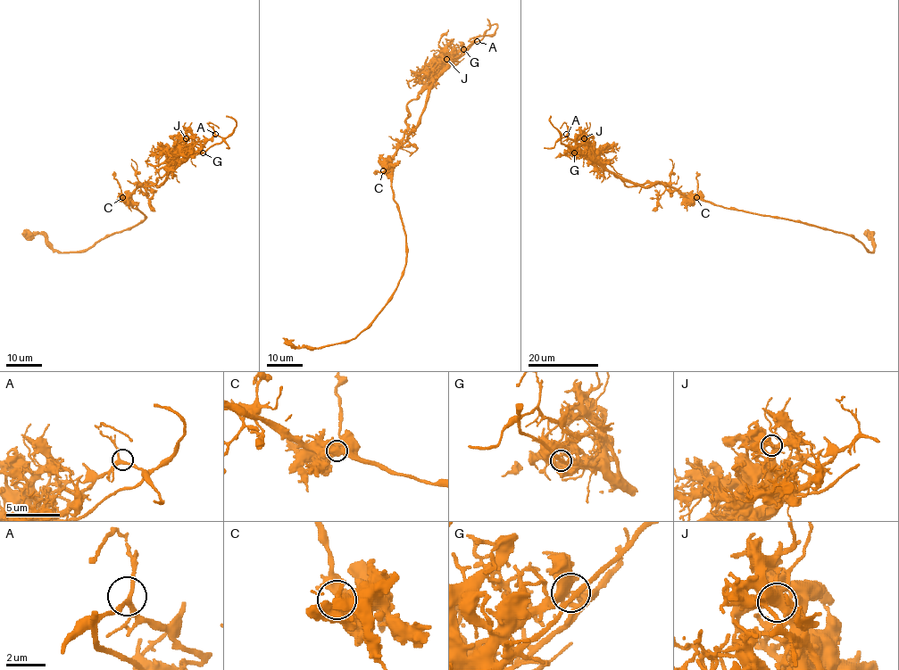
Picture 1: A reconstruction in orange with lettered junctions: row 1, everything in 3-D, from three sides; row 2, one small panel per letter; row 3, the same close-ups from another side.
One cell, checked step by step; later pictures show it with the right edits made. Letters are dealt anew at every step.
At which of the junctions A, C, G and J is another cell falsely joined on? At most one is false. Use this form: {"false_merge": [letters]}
{"false_merge": ["J"]}

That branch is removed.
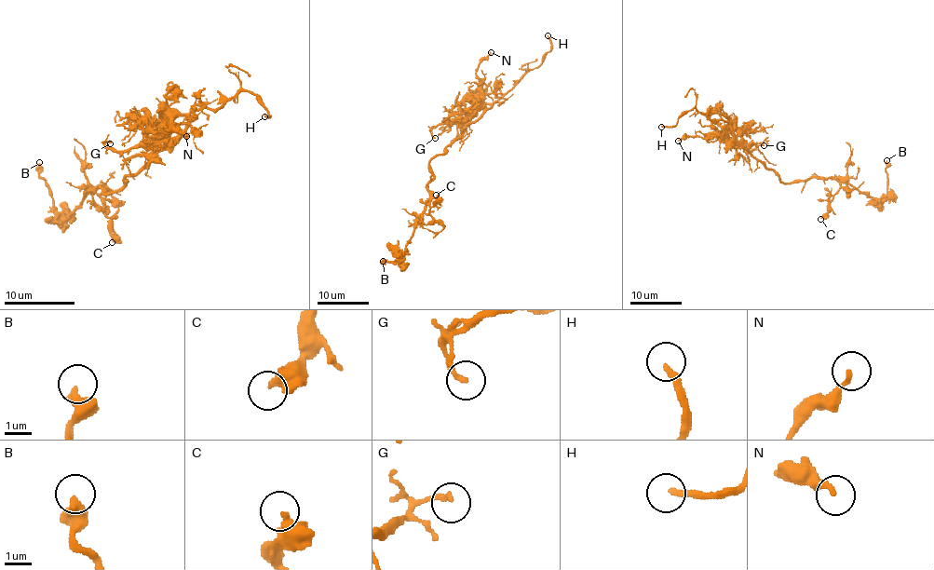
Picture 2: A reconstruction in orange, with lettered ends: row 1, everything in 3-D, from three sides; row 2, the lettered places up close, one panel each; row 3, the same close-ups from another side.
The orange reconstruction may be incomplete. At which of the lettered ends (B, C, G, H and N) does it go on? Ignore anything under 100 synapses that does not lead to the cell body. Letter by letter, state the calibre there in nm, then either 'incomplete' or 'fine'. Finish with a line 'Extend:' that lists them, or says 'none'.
B: 440 nm thick; fine
C: 400 nm thick; fine
G: 200 nm thick; fine
H: 220 nm thick; incomplete
N: 170 nm thick; fine
Extend: H

